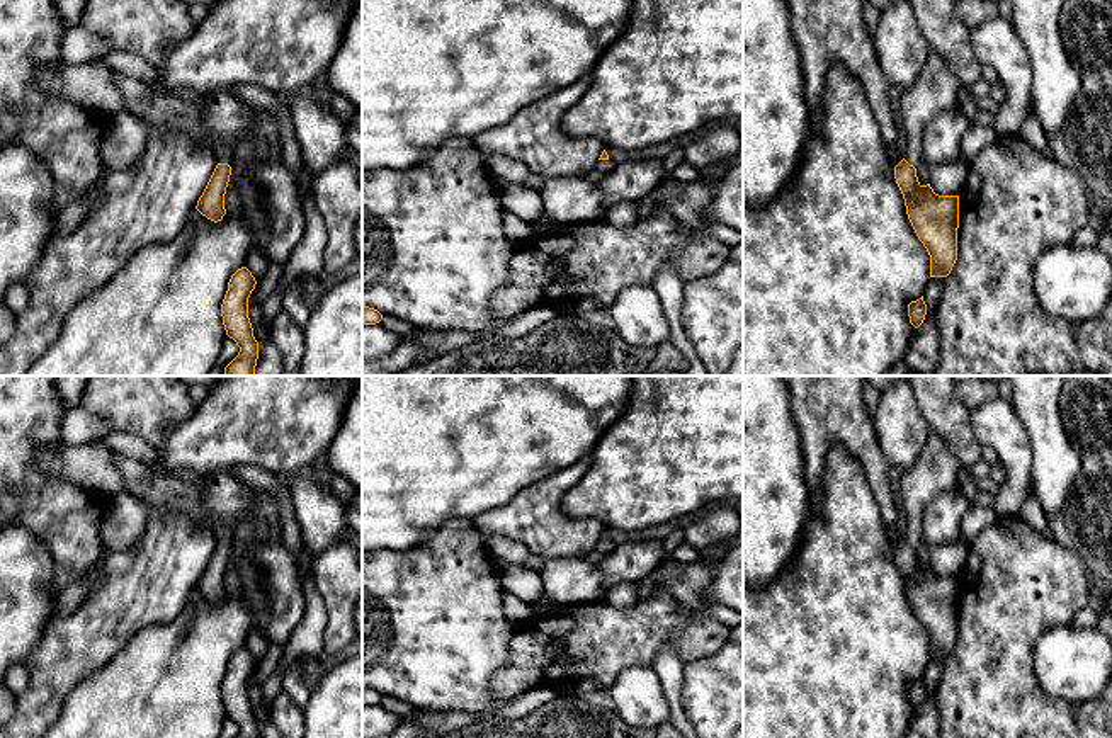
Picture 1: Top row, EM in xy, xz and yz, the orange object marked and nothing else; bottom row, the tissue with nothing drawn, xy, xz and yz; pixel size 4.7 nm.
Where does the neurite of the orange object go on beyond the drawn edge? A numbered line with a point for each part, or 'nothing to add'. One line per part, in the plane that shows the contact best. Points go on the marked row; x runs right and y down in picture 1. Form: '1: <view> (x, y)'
1: yz (936, 90)

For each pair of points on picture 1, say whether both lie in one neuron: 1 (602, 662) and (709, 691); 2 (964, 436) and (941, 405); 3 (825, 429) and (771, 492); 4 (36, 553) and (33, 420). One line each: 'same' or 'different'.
1: different
2: same
3: different
4: different

